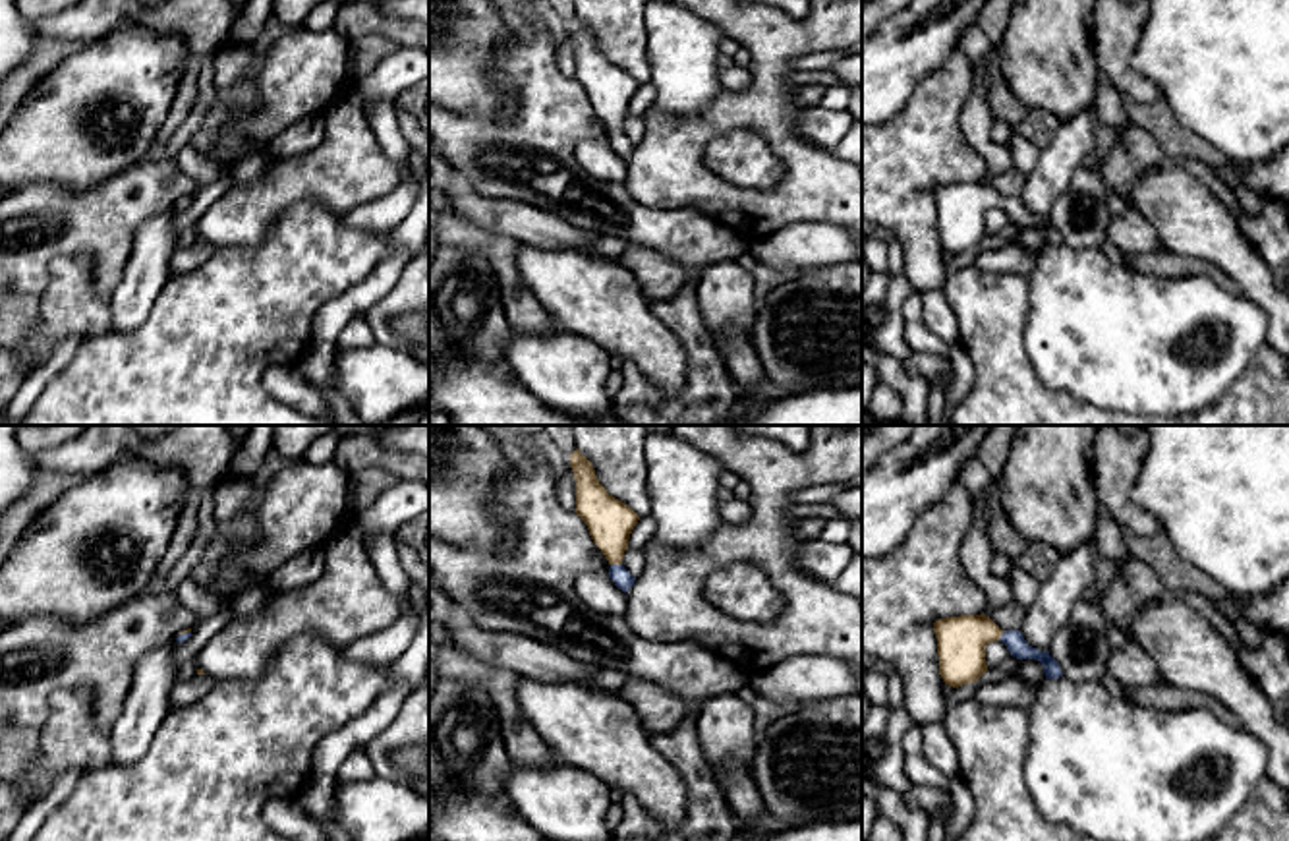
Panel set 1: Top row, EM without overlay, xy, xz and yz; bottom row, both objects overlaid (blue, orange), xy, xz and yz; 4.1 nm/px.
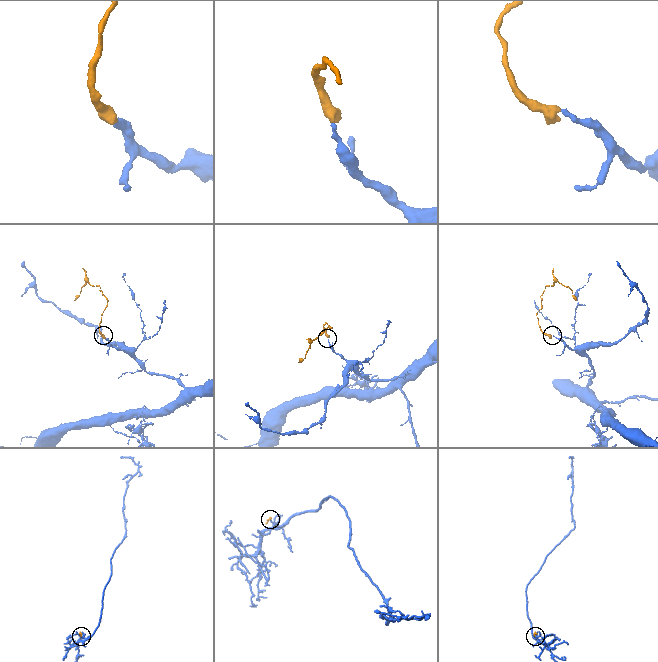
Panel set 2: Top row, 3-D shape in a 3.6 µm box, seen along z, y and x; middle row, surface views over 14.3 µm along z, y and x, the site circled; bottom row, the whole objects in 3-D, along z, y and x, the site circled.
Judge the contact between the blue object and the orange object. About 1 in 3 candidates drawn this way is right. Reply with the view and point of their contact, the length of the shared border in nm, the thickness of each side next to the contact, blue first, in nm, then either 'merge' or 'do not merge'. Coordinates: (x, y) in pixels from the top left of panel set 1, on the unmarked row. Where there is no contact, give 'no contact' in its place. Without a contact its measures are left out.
xz (615, 132) | 40 nm | 80/190 nm | merge

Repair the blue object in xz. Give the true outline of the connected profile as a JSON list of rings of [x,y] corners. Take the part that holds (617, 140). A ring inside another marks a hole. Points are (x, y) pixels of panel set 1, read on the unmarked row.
[[[576,15],[570,21],[576,46],[576,81],[586,89],[593,110],[609,128],[609,145],[624,160],[636,145],[620,131],[640,83],[599,50],[591,29]]]

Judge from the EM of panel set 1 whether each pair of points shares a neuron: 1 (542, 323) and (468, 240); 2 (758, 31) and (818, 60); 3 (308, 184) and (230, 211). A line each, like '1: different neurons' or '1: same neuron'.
1: same neuron
2: different neurons
3: same neuron

